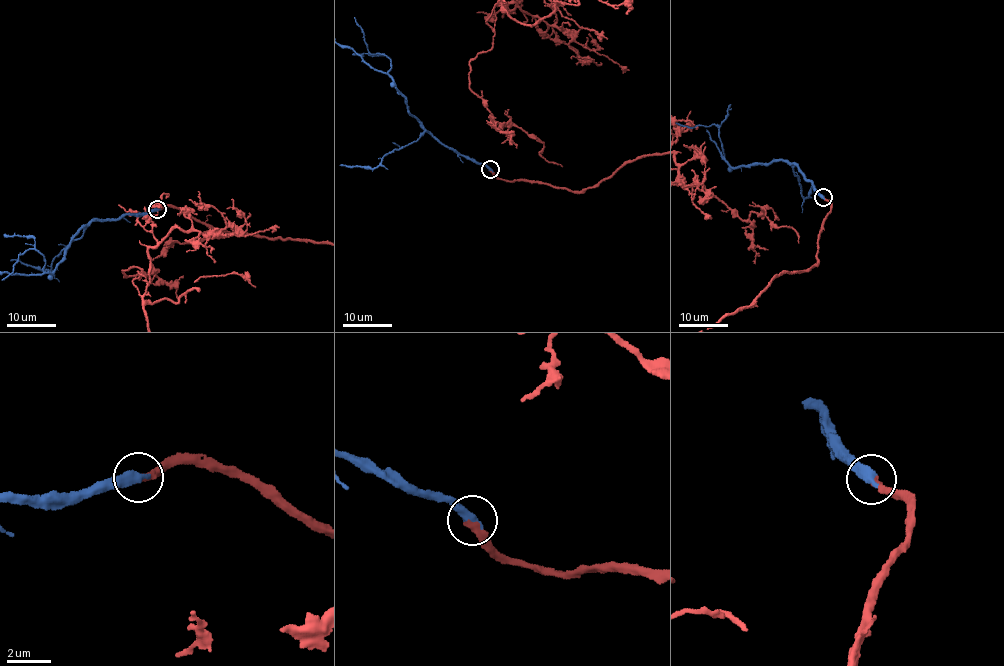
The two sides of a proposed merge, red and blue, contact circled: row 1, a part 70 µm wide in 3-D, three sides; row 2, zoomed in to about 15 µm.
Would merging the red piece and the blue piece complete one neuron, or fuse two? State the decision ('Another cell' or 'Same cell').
Same cell

